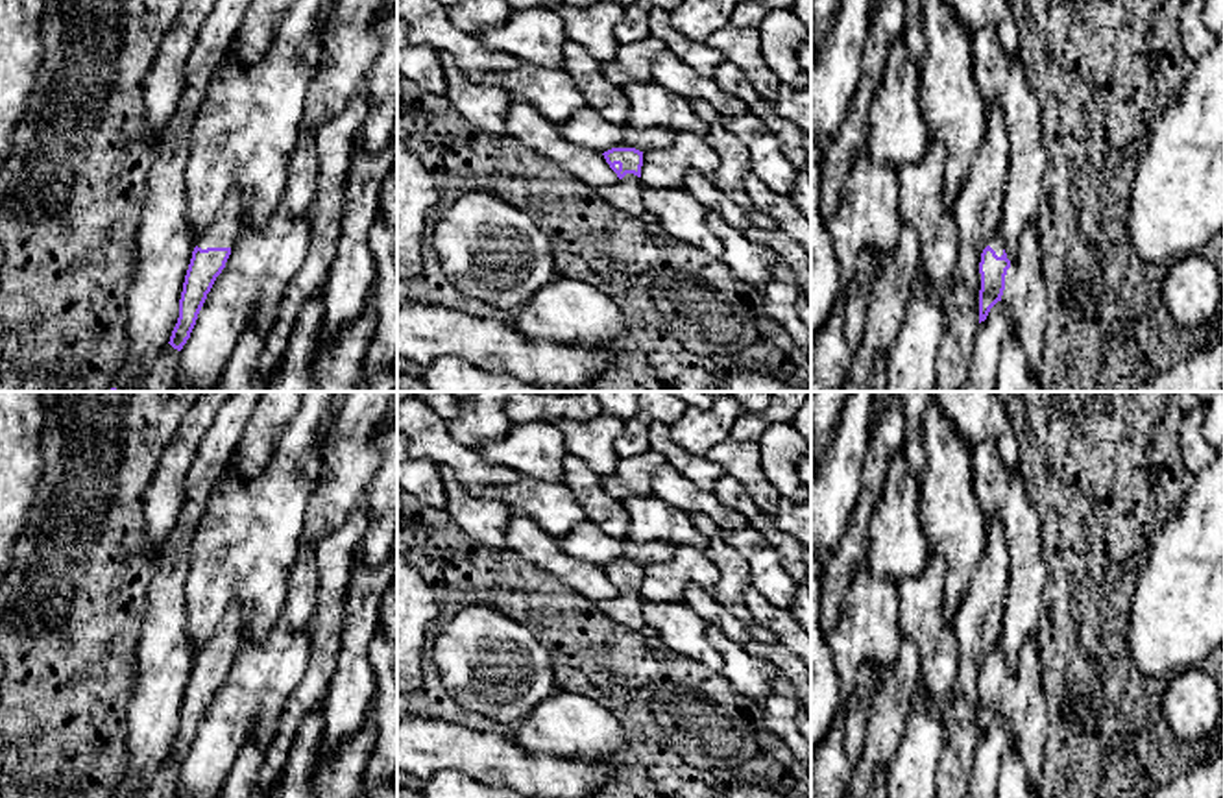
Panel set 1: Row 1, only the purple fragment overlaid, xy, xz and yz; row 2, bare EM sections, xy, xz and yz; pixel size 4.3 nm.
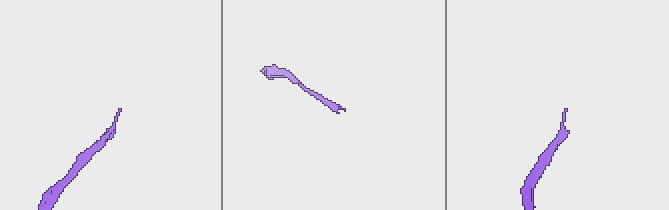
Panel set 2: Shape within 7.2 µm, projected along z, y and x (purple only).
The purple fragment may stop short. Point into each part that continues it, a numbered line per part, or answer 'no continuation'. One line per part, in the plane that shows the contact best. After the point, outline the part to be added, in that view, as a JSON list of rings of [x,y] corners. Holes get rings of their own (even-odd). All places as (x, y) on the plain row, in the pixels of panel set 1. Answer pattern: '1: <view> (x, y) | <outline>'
1: yz (1024, 712) | [[[1031,634],[1018,656],[1016,672],[1005,689],[1001,717],[1007,724],[1009,744],[1018,750],[1029,783],[1038,787],[1047,733],[1047,711],[1035,634]]]

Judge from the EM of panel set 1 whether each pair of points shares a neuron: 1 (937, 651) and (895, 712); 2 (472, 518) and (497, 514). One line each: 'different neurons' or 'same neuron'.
1: different neurons
2: same neuron

